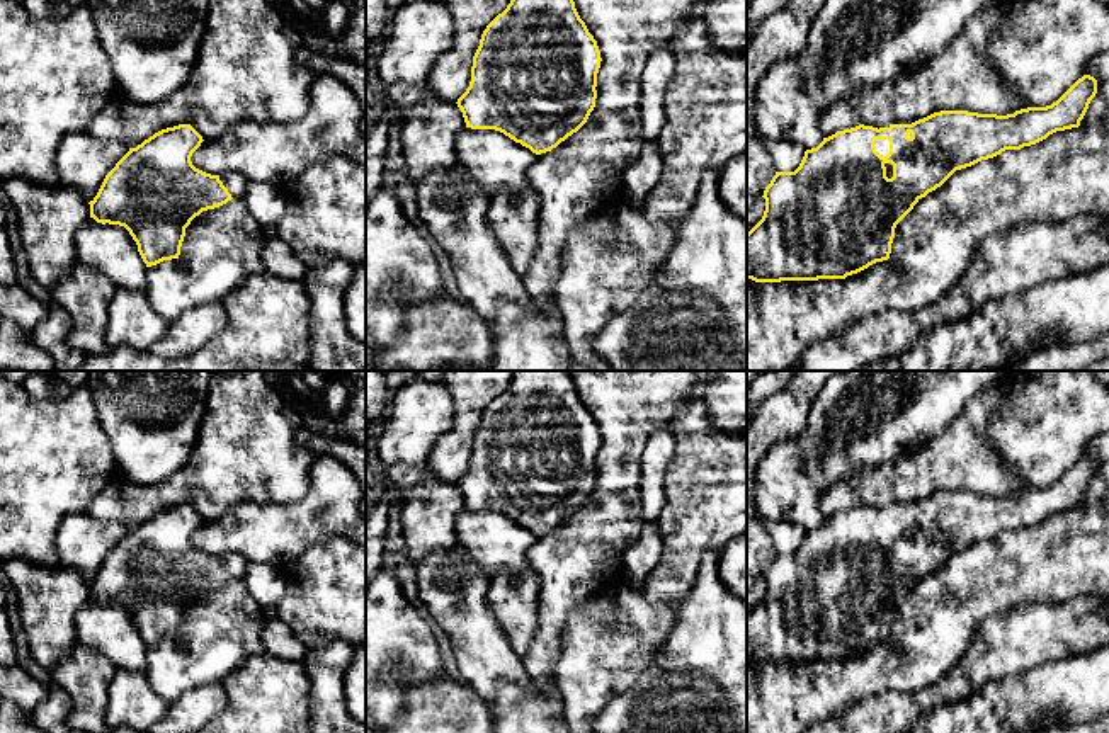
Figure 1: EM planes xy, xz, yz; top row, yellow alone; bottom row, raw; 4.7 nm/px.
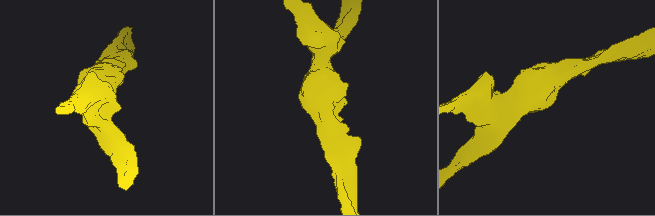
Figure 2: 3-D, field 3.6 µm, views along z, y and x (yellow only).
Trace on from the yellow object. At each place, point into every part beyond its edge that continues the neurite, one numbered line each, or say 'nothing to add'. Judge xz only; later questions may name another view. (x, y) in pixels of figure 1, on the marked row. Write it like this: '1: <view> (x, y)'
nothing to add

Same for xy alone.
1: xy (235, 182)

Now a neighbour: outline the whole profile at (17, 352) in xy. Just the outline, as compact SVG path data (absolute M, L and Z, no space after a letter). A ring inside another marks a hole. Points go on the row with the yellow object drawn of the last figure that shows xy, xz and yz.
M0 320L0 371L54 371L54 364L12 320Z

